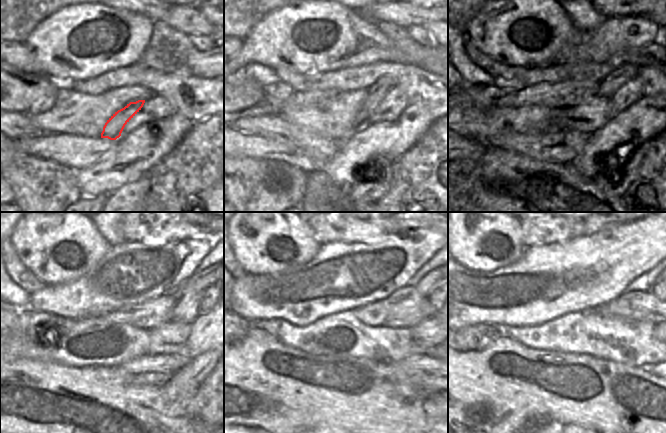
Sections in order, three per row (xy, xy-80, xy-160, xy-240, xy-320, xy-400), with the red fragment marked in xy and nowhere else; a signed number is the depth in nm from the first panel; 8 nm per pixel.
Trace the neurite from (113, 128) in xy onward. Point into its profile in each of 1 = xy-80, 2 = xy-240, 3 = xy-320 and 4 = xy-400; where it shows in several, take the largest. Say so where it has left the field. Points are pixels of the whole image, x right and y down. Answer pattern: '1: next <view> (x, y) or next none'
1: next xy-80 (375, 93)
2: next xy-240 (197, 280)
3: next none
4: next none

